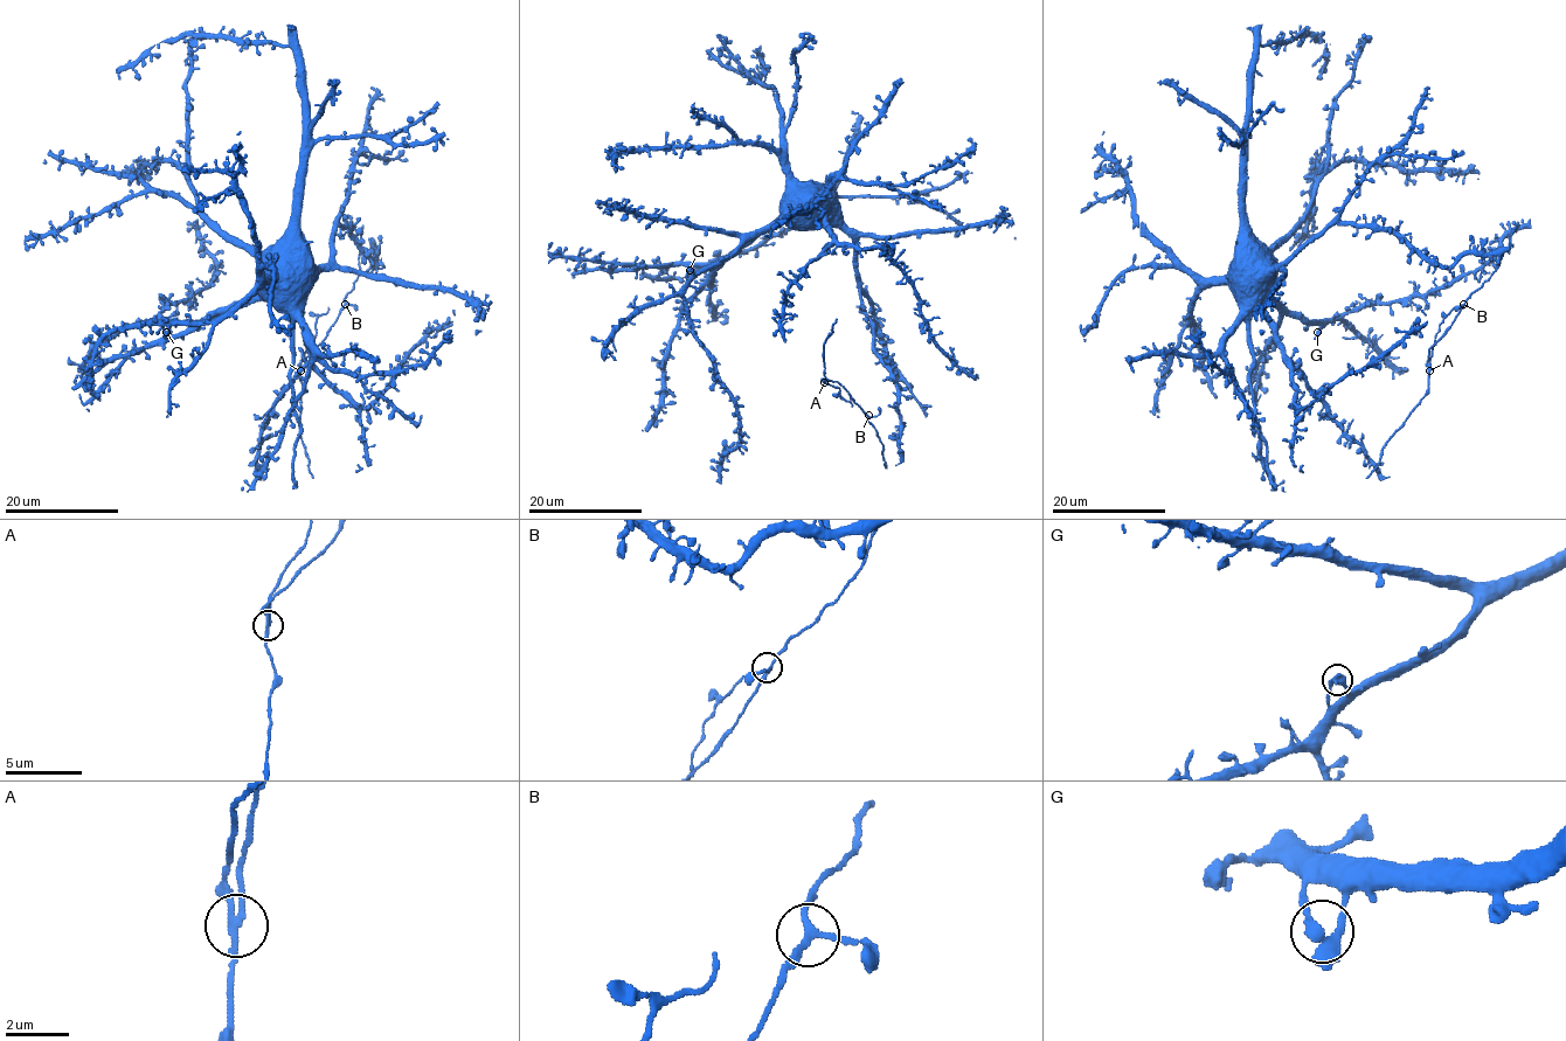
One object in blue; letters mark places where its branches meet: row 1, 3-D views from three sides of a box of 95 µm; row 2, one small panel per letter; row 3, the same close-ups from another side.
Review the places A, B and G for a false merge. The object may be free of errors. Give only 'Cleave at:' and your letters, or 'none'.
Cleave at: A

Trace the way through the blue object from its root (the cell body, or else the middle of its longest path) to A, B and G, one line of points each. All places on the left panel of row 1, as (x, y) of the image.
A: (285, 270), (325, 265), (335, 224), (353, 235), (374, 265), (378, 249), (360, 245), (354, 286), (300, 370)
B: (285, 270), (325, 265), (333, 227), (344, 224), (374, 265), (378, 249), (360, 245), (359, 276), (345, 304)
G: (285, 270), (258, 293), (214, 311), (203, 320), (177, 320), (166, 332)

